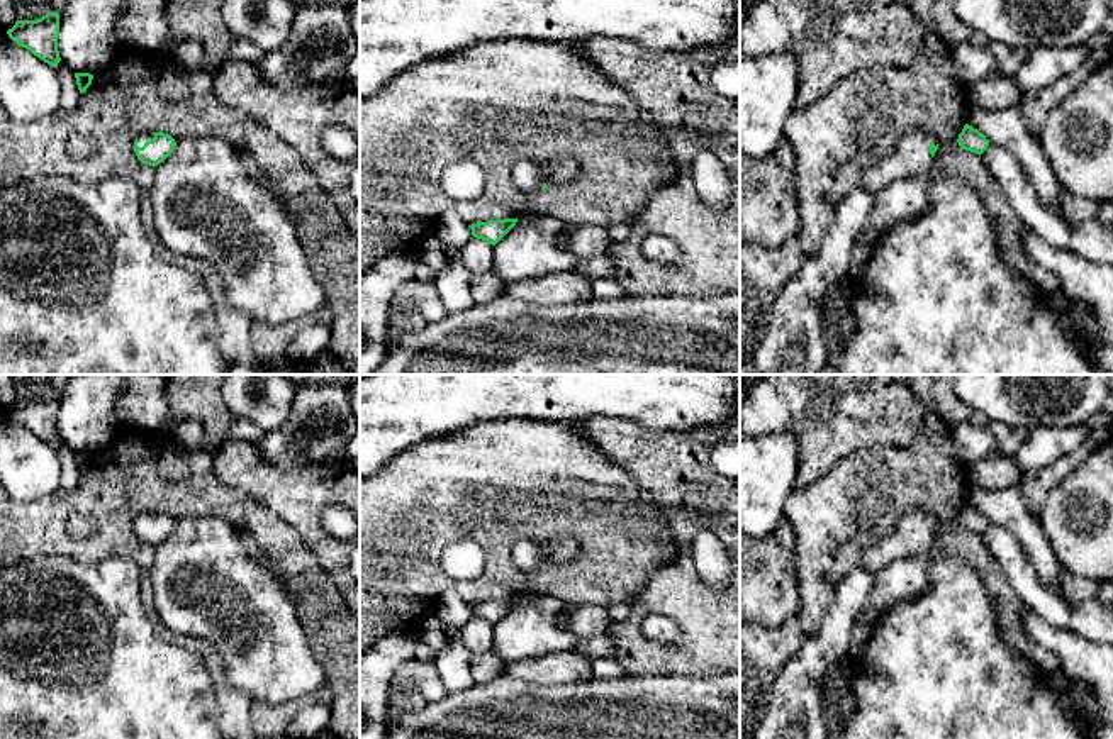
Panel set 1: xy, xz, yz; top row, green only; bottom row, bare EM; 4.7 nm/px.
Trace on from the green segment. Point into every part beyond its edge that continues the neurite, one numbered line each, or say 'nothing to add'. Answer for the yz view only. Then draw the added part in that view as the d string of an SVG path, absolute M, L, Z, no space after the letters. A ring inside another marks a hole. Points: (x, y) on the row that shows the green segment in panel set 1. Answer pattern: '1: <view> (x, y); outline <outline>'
1: yz (935, 299); outline M913 129L903 136L898 147L887 158L867 168L860 176L860 186L875 195L898 180L925 176L928 180L930 205L920 217L889 225L875 246L862 278L853 285L845 285L843 308L852 312L855 331L848 339L835 339L830 375L1110 375L1093 364L1089 353L1076 347L1069 341L1067 332L1071 327L1055 317L1047 295L1043 295L1026 276L1003 261L998 236L987 217L984 202L969 185L962 185L954 178L945 176L935 166L928 151L931 142L935 146L938 144L925 129Z

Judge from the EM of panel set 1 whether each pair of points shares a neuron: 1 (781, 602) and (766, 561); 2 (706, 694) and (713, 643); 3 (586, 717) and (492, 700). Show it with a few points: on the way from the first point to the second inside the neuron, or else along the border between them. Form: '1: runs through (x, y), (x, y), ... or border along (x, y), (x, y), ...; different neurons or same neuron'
1: runs through (771, 592), (766, 587), (766, 572); same neuron
2: border along (669, 673), (721, 675); different neurons
3: runs through (562, 717), (516, 717); same neuron

